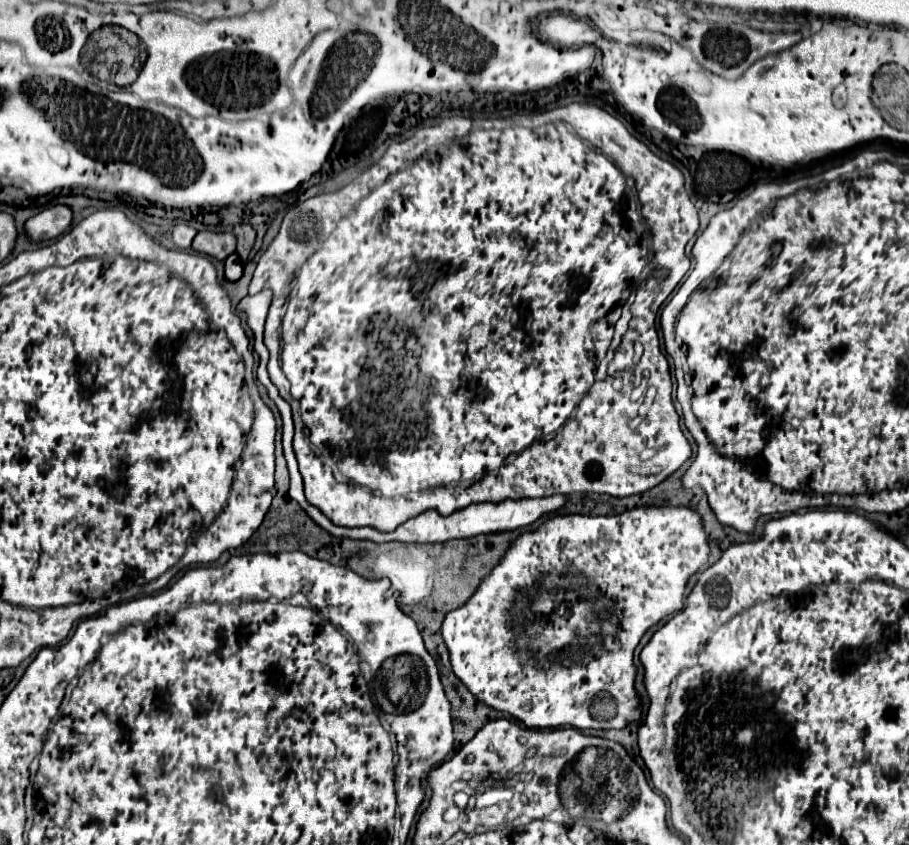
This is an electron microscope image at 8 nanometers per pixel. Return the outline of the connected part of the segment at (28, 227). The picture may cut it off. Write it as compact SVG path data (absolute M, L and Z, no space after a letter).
M67 206L47 208L25 222L25 236L31 242L43 242L43 240L57 238L61 232L69 228L71 216L73 214Z

